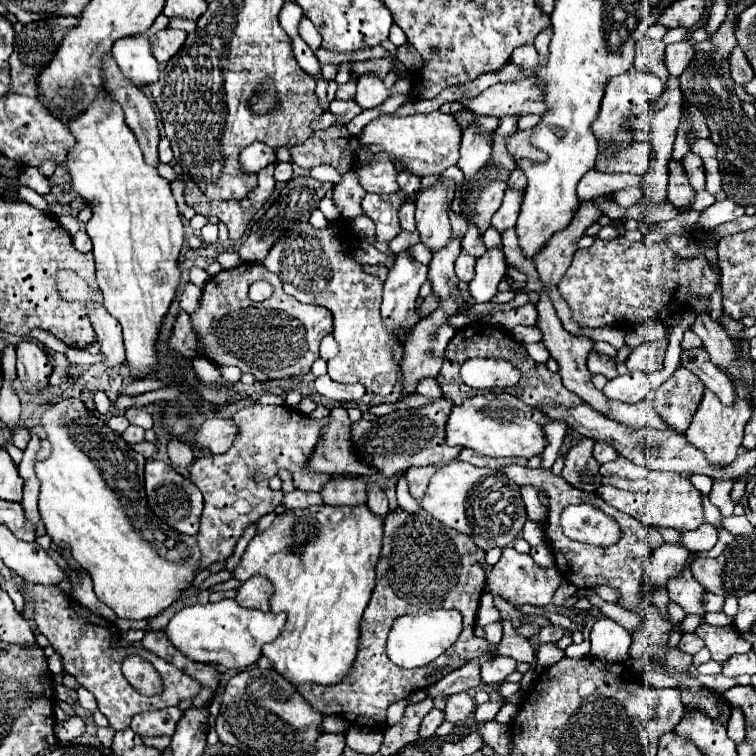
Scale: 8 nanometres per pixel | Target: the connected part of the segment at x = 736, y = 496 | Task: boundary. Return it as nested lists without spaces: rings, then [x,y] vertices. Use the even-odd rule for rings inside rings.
[[[740,476],[734,480],[734,486],[732,486],[732,492],[730,492],[730,500],[738,506],[740,500],[744,498],[744,492],[746,492],[746,476]]]

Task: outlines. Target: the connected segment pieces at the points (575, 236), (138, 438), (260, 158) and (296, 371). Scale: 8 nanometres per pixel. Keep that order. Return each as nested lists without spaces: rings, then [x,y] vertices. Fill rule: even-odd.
[[[592,200],[584,202],[580,206],[580,210],[576,212],[574,220],[568,224],[568,228],[556,232],[546,242],[546,246],[534,256],[536,270],[546,288],[550,288],[562,280],[562,276],[566,274],[566,270],[572,262],[572,256],[576,252],[578,240],[584,236],[584,230],[598,220],[600,214],[602,212],[592,204]]]
[[[128,426],[126,432],[122,434],[122,438],[124,438],[128,444],[140,444],[140,442],[144,442],[144,430],[138,428],[138,426]]]
[[[254,142],[248,148],[240,150],[240,168],[248,174],[258,172],[260,168],[264,168],[272,162],[276,162],[276,152],[262,142]]]
[[[242,262],[240,266],[236,266],[232,270],[224,270],[224,272],[218,272],[216,276],[212,276],[202,290],[200,306],[194,314],[190,314],[190,320],[192,320],[192,330],[198,334],[200,352],[206,360],[210,360],[218,366],[238,366],[242,370],[242,374],[252,374],[256,378],[256,382],[286,380],[286,378],[308,374],[310,366],[318,358],[318,346],[320,346],[322,338],[328,332],[332,332],[330,310],[316,306],[316,304],[302,304],[294,296],[288,296],[282,290],[280,278],[276,274],[268,272],[264,268],[264,264],[256,264],[256,262]],[[258,280],[270,282],[274,288],[272,296],[266,298],[264,302],[252,302],[248,298],[250,284],[254,284]]]

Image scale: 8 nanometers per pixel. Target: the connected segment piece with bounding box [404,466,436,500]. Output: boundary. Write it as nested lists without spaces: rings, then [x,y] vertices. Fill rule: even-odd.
[[[422,466],[422,468],[410,468],[404,476],[408,480],[408,488],[412,498],[420,500],[426,492],[426,486],[430,482],[430,476],[436,472],[436,466]]]

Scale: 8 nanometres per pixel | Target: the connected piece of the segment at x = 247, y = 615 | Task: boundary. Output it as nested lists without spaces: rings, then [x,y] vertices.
[[[232,598],[208,604],[190,604],[178,610],[166,626],[168,640],[190,660],[206,664],[222,664],[232,670],[244,670],[260,658],[260,648],[272,642],[284,628],[284,614],[248,610]]]

